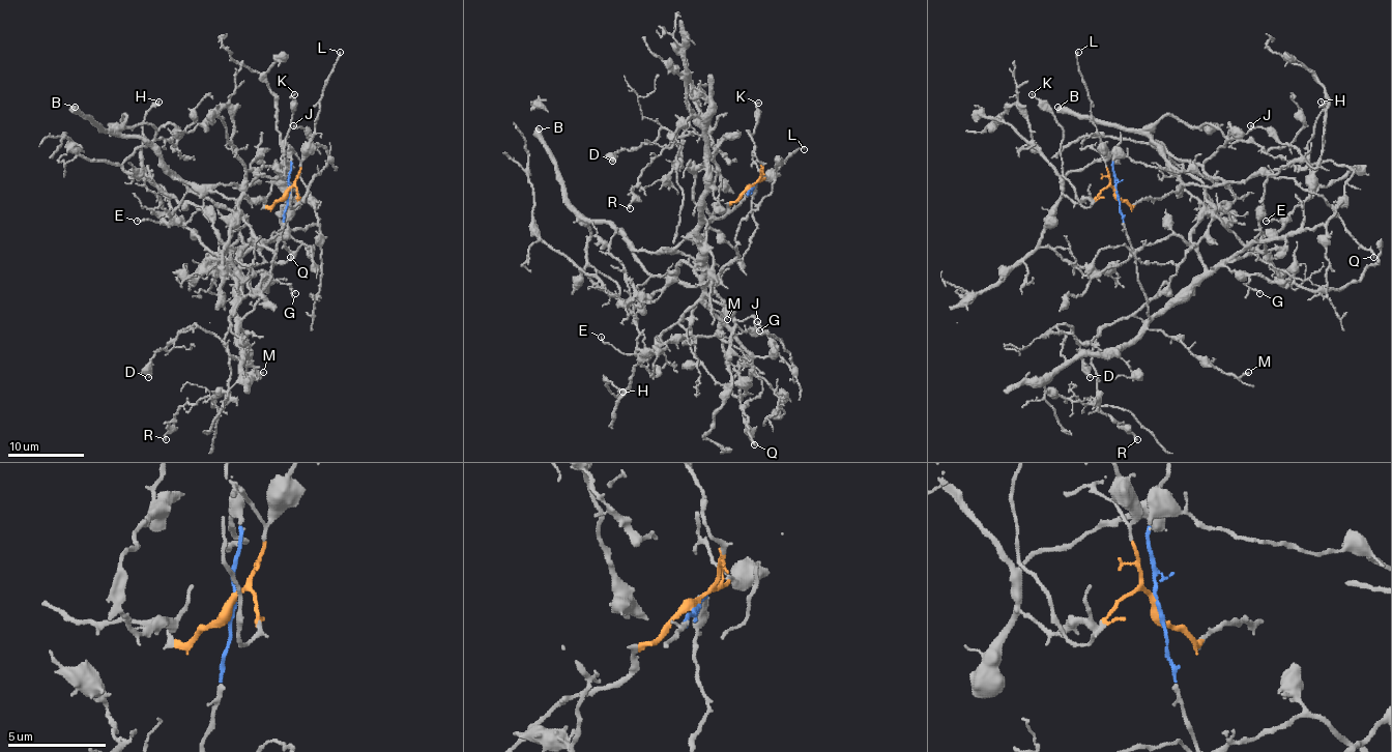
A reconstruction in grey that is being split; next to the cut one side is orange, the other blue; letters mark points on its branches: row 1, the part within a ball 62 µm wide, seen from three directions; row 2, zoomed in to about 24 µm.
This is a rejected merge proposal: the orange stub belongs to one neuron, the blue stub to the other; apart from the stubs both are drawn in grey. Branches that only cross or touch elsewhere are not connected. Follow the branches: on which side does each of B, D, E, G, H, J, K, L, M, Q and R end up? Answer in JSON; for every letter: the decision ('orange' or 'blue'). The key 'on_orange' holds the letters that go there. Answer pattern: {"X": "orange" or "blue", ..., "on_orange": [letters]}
{"B": "orange", "D": "blue", "E": "blue", "G": "blue", "H": "blue", "J": "blue", "K": "orange", "L": "orange", "M": "blue", "Q": "orange", "R": "blue", "on_orange": ["B", "K", "L", "Q"]}

